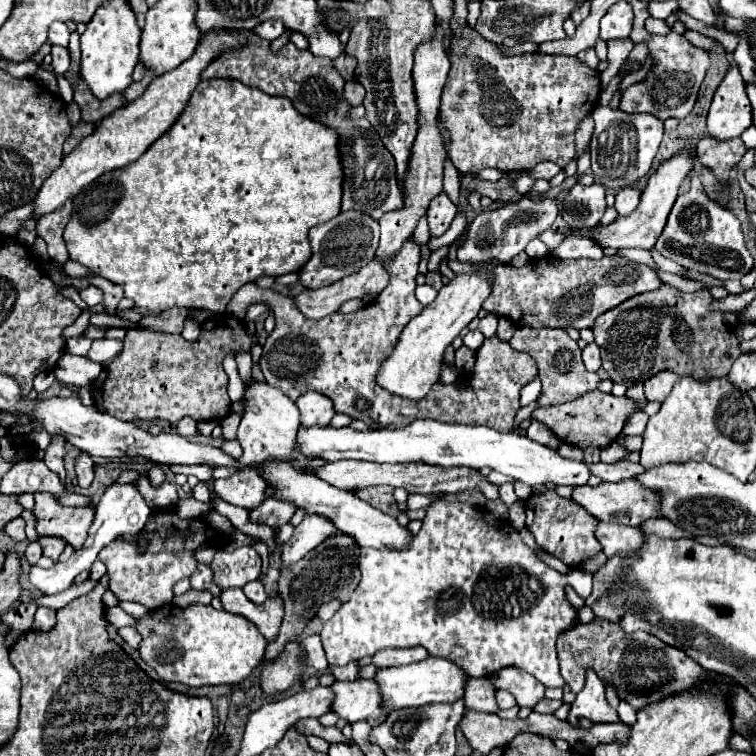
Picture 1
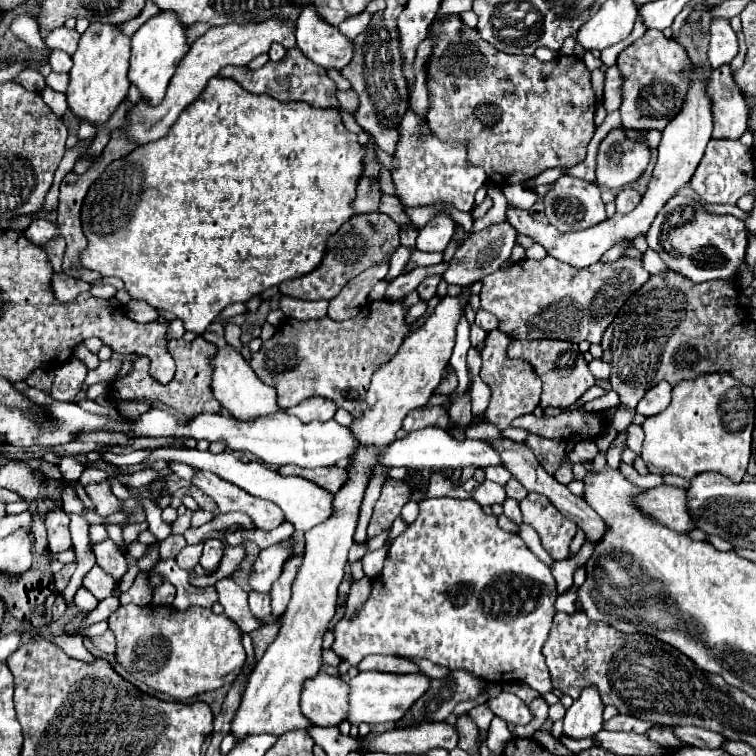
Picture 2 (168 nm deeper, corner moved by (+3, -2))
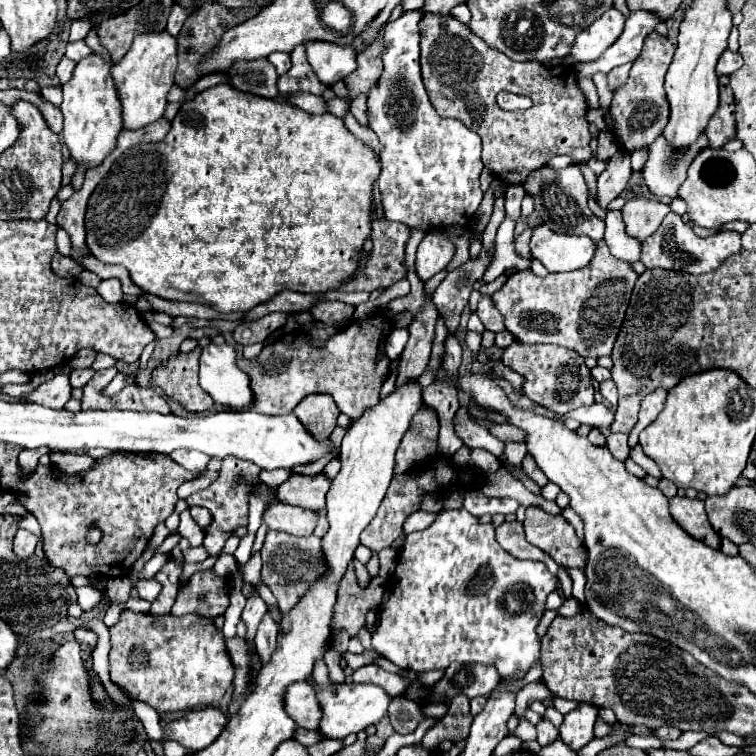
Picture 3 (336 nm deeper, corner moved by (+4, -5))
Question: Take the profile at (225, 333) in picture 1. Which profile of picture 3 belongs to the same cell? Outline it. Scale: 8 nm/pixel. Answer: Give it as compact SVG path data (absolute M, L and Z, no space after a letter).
M201 347L191 353L171 357L165 365L155 369L153 381L177 403L181 403L187 411L207 411L213 407L213 399L199 387L197 371L199 371L199 353Z

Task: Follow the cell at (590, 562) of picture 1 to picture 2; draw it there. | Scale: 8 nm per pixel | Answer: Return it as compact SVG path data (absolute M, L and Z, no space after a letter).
M586 540L578 554L574 554L572 558L566 558L566 560L562 560L562 562L554 562L554 564L552 564L552 574L554 574L554 578L556 578L556 588L558 588L560 594L566 592L566 590L572 586L572 576L574 576L574 572L576 572L578 568L582 568L582 566L590 560L592 550L594 550L594 544Z

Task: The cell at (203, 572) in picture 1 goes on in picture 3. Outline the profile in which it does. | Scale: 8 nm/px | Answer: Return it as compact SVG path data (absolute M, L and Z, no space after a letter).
M225 457L221 463L221 471L219 471L219 479L215 483L211 483L207 489L191 495L187 499L189 505L201 505L207 507L213 515L213 523L205 529L205 549L209 551L209 555L219 555L225 541L231 537L231 533L241 527L247 525L247 513L249 513L249 495L253 493L253 489L257 485L261 485L259 479L261 469L257 465L253 465L251 461L239 461L237 457Z

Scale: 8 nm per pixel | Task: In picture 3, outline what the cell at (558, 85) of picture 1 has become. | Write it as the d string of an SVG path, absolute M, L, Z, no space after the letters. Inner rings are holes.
M425 13L419 21L419 33L421 33L421 71L423 71L423 83L431 97L433 107L441 117L453 117L463 121L469 129L481 135L483 139L483 165L493 171L493 175L507 185L523 183L525 177L533 171L545 165L555 155L571 155L577 161L591 159L589 149L589 123L585 119L587 113L587 101L581 89L577 87L577 75L573 73L573 67L557 65L557 67L545 67L537 63L517 63L509 57L505 57L501 51L491 49L481 41L477 35L471 33L471 29L451 15L433 15ZM509 91L517 95L525 95L533 101L533 107L527 111L503 111L497 105L497 93Z

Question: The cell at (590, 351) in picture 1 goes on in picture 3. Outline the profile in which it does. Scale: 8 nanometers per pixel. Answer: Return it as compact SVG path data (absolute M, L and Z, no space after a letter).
M605 381L599 385L599 391L601 395L611 403L611 405L617 405L617 387L613 385L613 381Z

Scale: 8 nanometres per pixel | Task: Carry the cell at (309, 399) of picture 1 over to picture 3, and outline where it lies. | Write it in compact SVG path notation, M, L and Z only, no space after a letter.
M307 395L293 413L305 425L305 429L315 437L315 441L325 441L337 427L339 409L329 395Z

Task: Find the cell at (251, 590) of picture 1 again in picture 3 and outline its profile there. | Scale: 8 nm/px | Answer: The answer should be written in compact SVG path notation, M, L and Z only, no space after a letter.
M269 613L263 617L263 621L261 621L259 629L257 629L257 641L255 641L255 645L257 645L257 653L259 653L261 663L263 665L269 663L271 655L273 655L273 651L277 647L277 625L271 619Z

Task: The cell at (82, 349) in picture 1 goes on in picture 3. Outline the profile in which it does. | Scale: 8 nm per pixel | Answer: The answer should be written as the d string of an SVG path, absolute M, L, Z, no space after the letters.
M75 369L69 377L71 387L83 387L93 377L93 369Z

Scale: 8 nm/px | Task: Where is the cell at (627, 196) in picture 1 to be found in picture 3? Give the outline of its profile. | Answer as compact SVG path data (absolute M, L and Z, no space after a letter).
M629 199L623 207L623 221L625 221L625 231L629 237L643 241L651 233L657 231L661 225L663 217L669 213L669 205L653 201L653 199Z

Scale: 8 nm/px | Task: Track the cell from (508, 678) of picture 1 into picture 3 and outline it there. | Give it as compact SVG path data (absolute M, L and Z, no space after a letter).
M543 719L543 721L537 725L537 741L539 741L541 747L551 745L557 737L559 737L559 729L557 729L555 725L551 725L547 719Z

